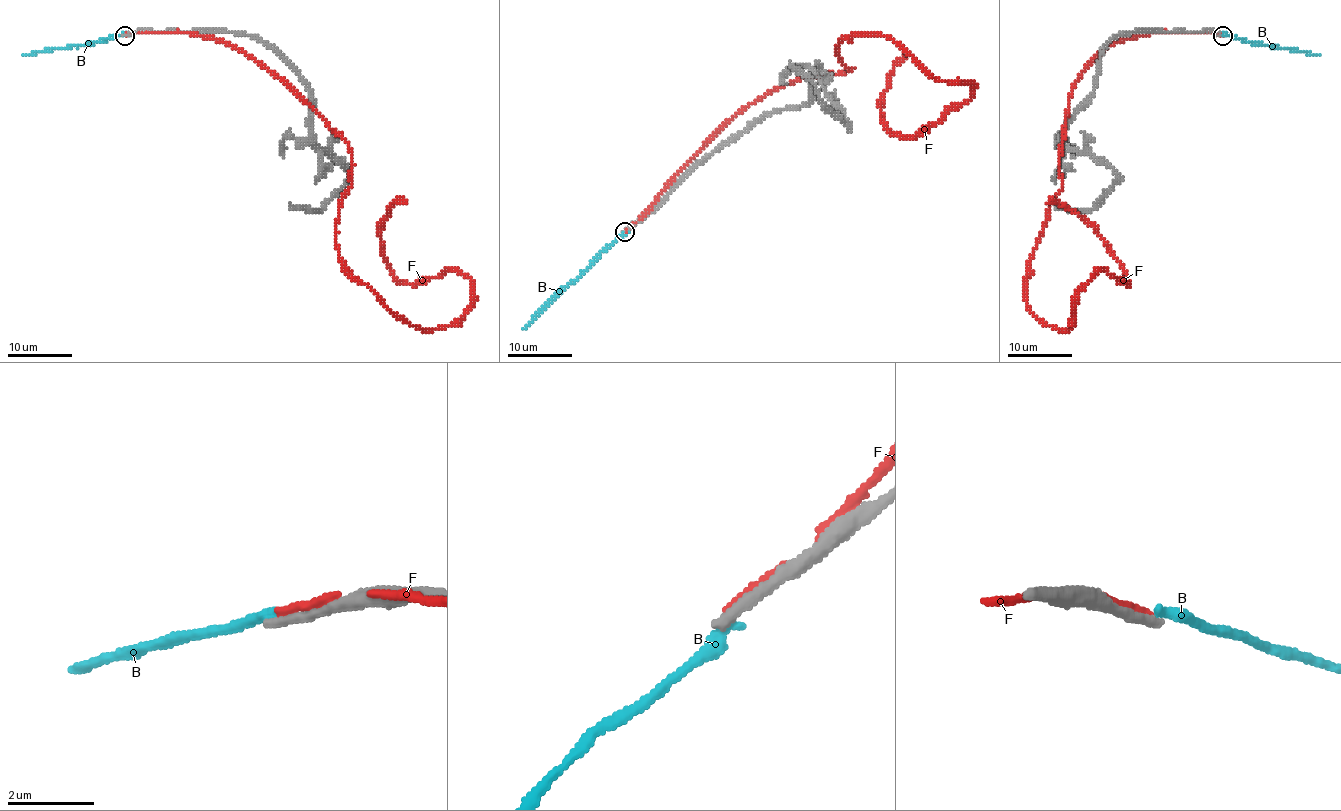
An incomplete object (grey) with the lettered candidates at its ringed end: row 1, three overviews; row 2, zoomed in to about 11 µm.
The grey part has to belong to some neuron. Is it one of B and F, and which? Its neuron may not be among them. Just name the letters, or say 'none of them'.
none of them

